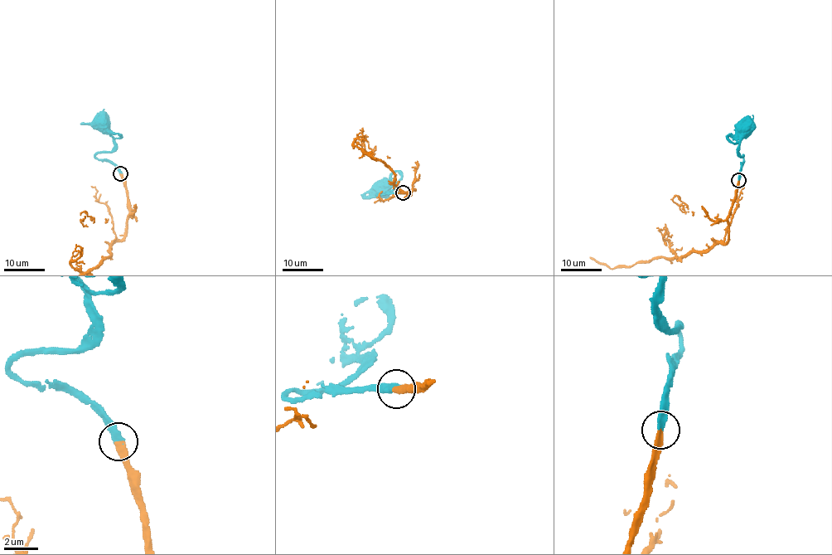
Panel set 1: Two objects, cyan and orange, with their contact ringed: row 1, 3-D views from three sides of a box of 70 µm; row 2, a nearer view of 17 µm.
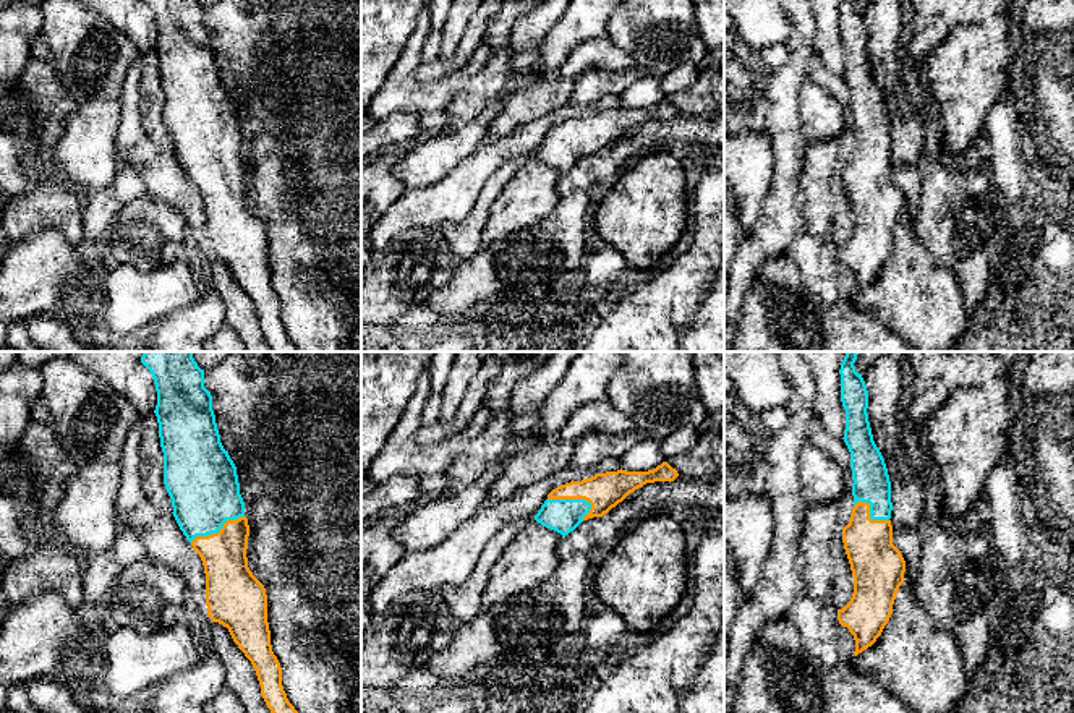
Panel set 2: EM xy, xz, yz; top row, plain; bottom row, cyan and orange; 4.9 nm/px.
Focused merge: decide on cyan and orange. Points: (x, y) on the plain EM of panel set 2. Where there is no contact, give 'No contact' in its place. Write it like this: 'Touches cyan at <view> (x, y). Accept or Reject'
Touches cyan at xz (571, 136). Accept

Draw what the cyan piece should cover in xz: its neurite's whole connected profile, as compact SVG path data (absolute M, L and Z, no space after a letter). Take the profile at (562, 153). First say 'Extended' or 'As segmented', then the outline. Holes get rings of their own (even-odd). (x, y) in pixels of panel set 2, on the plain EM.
Extended. M663 99L648 109L627 109L620 105L617 109L596 110L582 118L572 117L548 131L535 157L560 170L564 175L583 157L607 151L643 122L674 118L677 113L677 107Z

